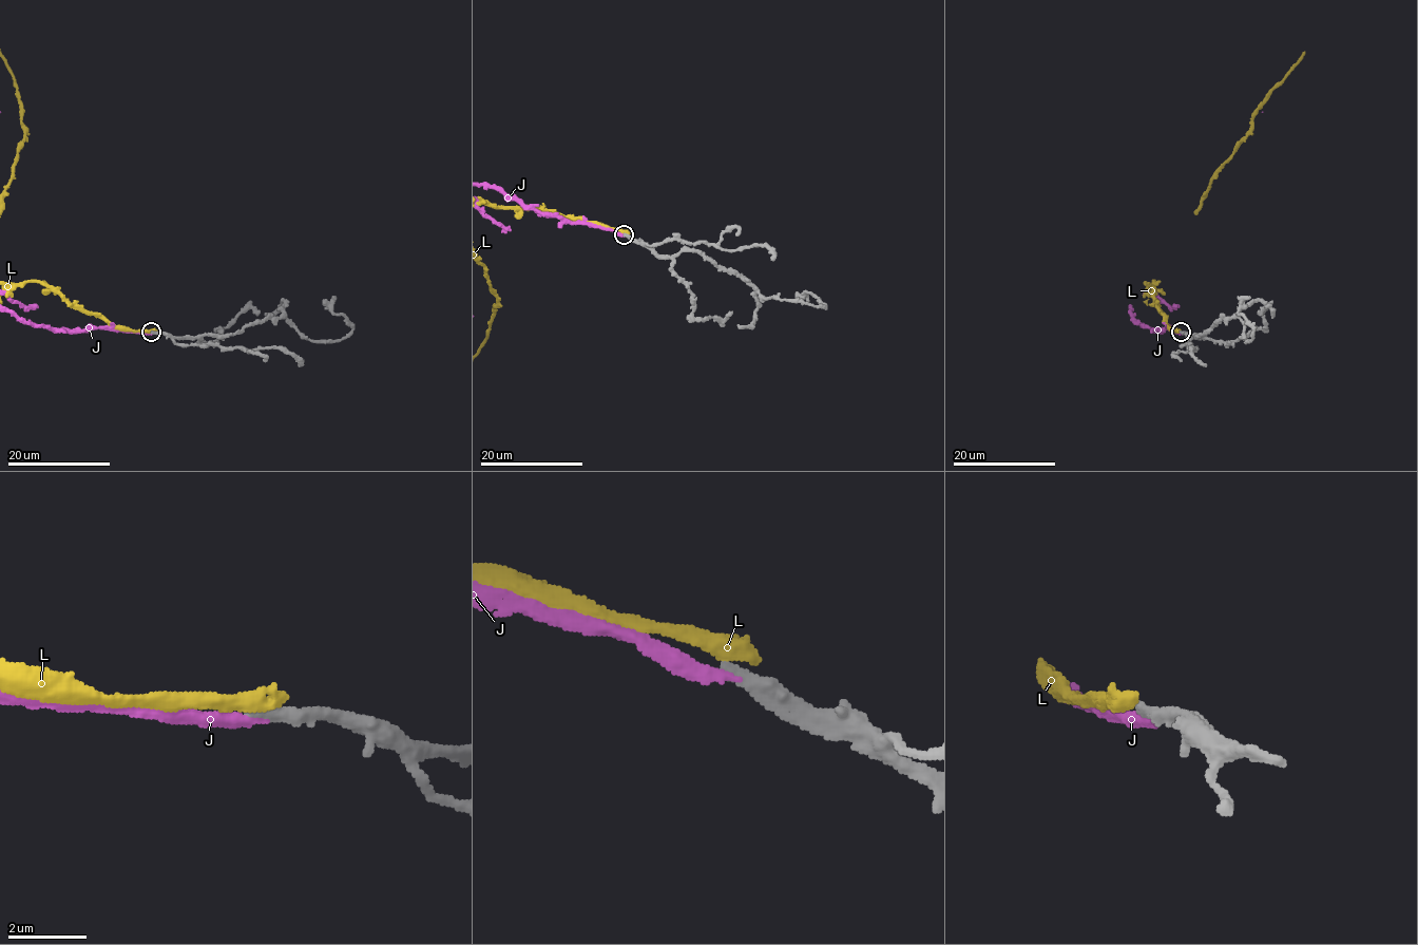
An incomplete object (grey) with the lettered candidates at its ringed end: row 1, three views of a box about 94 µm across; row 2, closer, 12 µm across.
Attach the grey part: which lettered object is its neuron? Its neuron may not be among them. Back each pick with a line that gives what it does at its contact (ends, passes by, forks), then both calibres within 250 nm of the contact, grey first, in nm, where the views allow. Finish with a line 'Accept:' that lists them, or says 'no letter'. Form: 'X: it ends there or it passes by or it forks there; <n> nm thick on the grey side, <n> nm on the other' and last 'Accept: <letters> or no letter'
Accept: no letter

